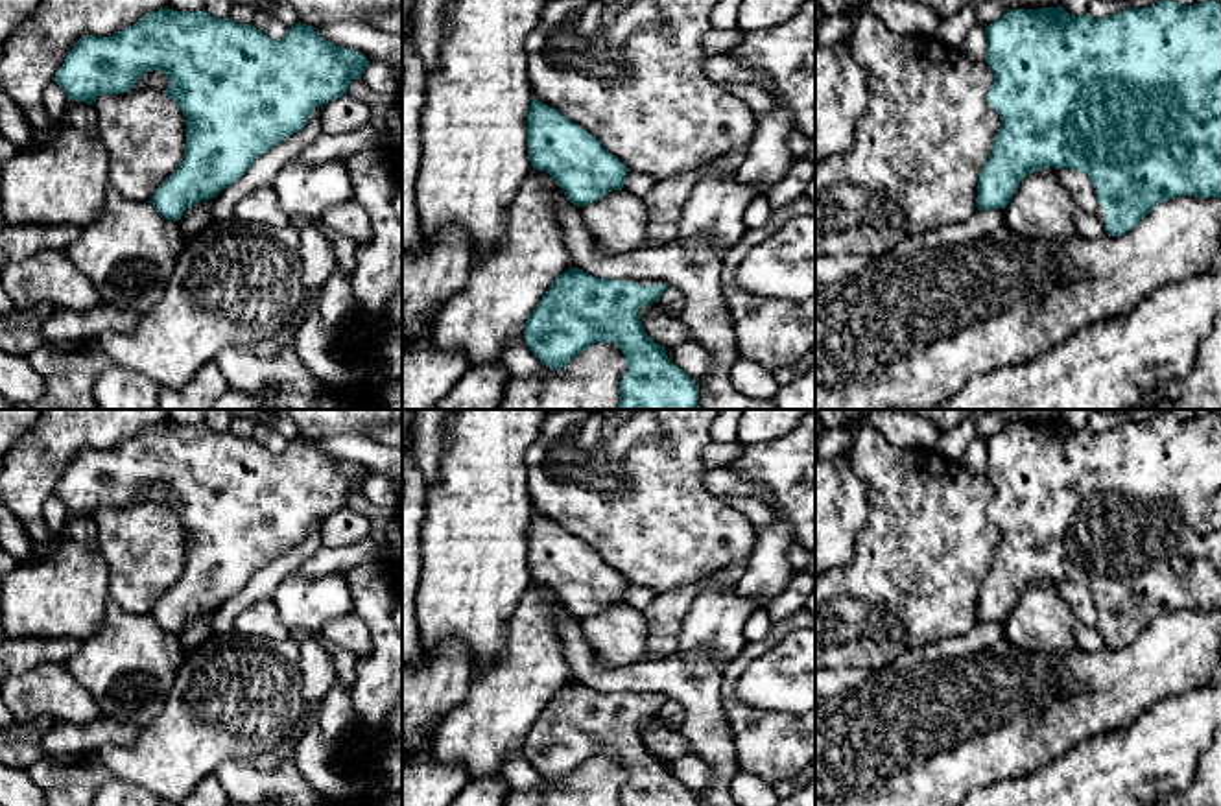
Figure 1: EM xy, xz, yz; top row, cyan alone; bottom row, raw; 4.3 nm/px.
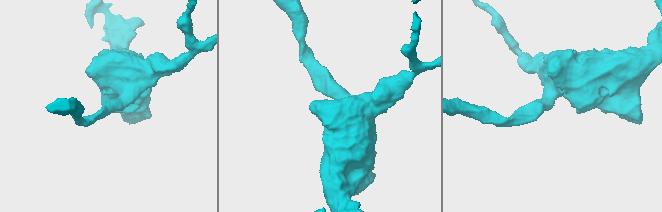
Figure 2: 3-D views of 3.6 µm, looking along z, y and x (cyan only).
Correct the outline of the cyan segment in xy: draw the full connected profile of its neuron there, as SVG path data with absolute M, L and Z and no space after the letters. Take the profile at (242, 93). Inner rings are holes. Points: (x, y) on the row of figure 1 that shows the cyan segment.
M162 7L146 13L133 26L109 35L87 35L68 52L53 81L66 92L68 100L92 105L100 94L129 92L144 72L160 70L168 76L166 96L173 100L186 116L186 146L179 168L157 188L149 203L172 221L179 221L192 205L216 197L223 188L236 183L249 166L267 149L299 133L315 107L347 94L352 79L362 79L369 59L350 48L339 48L321 39L314 26L297 22L286 37L273 41L253 24L236 24L229 17L214 18L203 11L173 11Z

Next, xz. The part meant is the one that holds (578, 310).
M570 267L561 273L524 325L524 339L542 365L559 371L594 343L618 343L627 363L614 409L695 409L699 387L670 362L666 349L644 330L640 308L658 302L670 286L653 279L596 279Z

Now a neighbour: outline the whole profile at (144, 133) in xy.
M144 72L129 92L100 94L92 103L107 151L107 186L127 199L149 201L184 157L186 116L166 96L168 85L164 72Z

